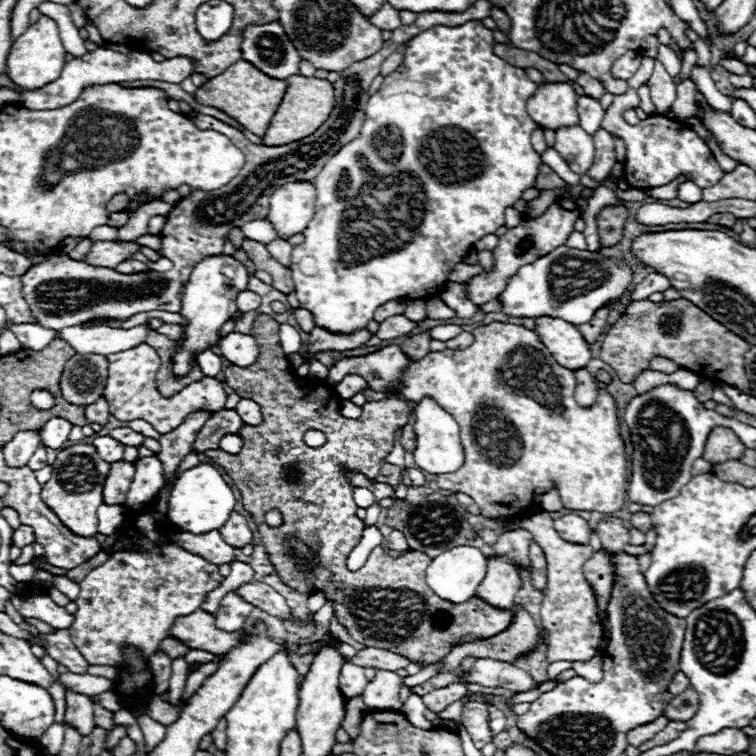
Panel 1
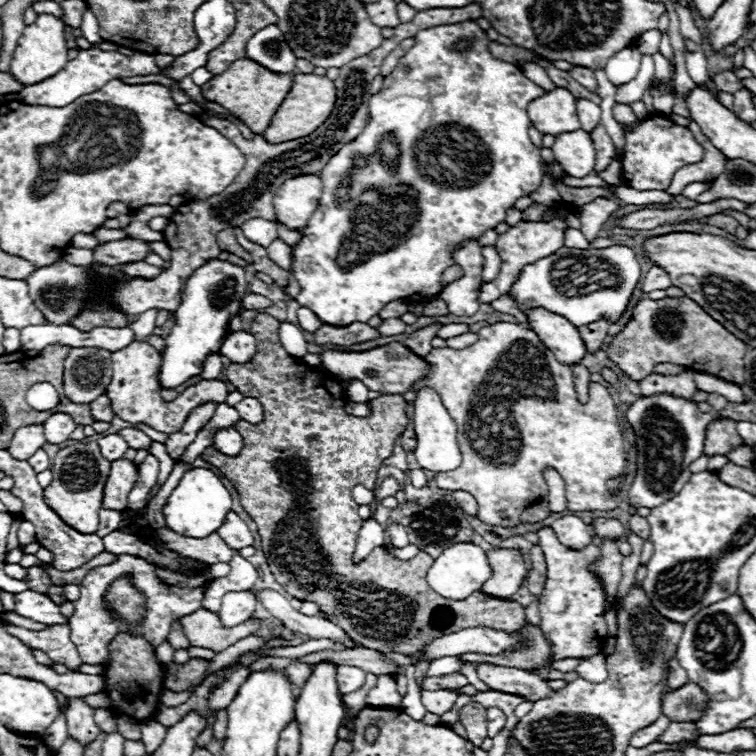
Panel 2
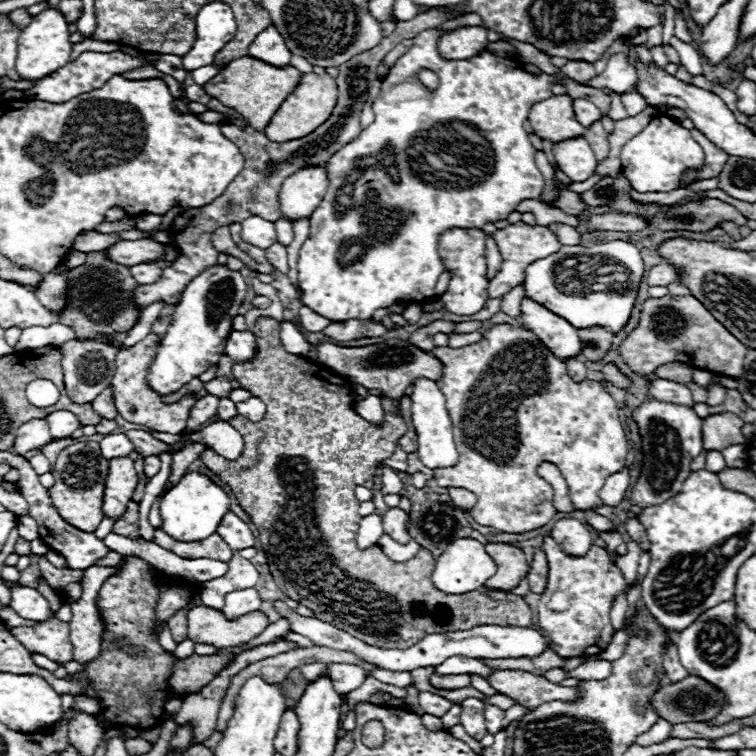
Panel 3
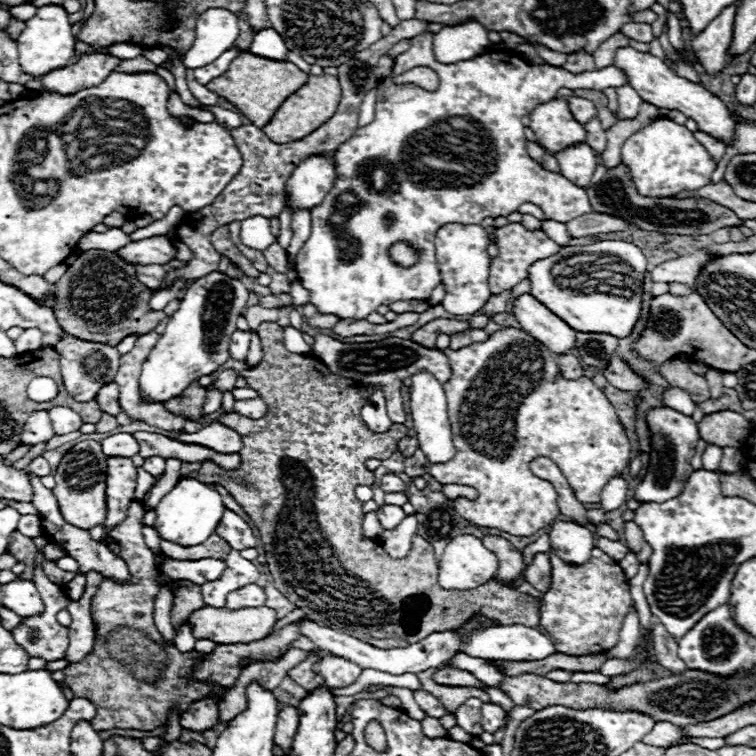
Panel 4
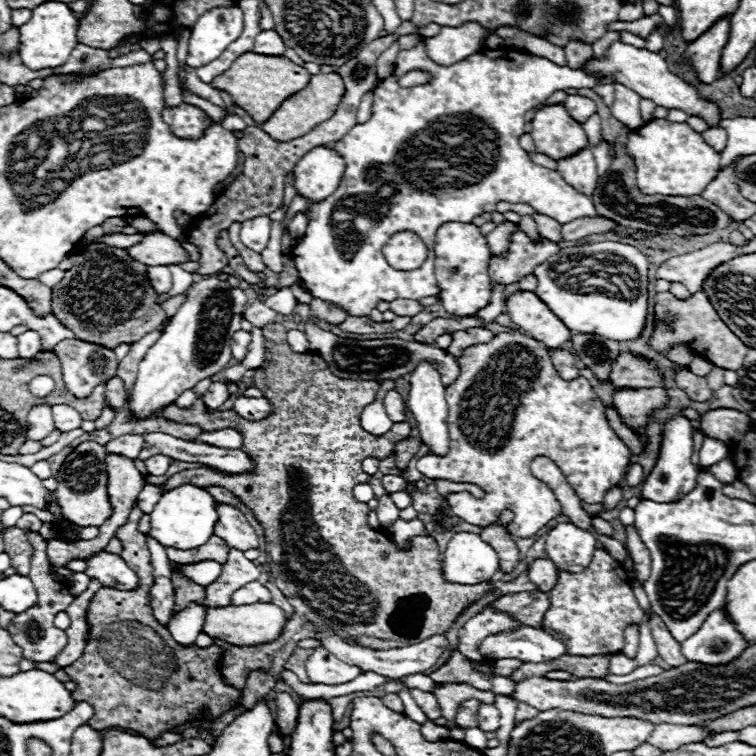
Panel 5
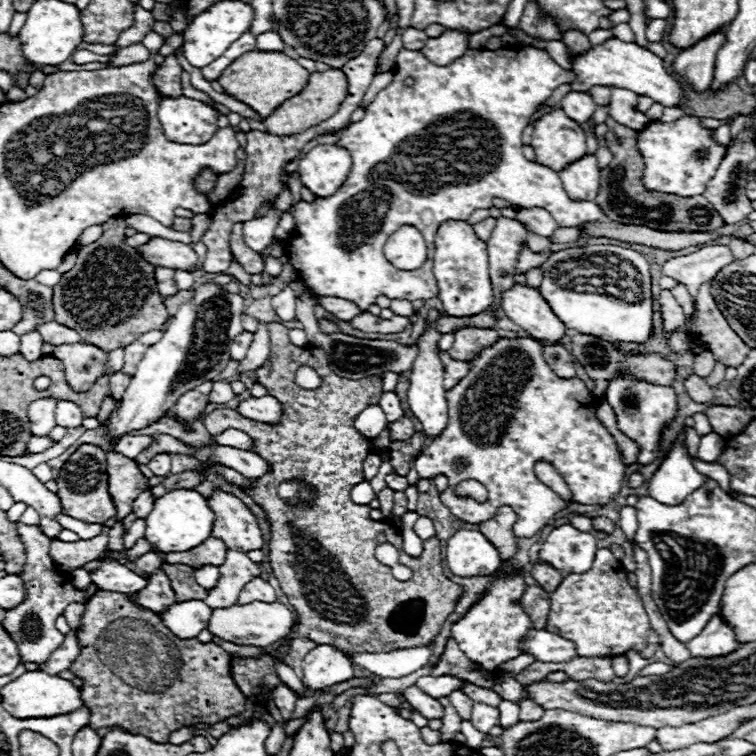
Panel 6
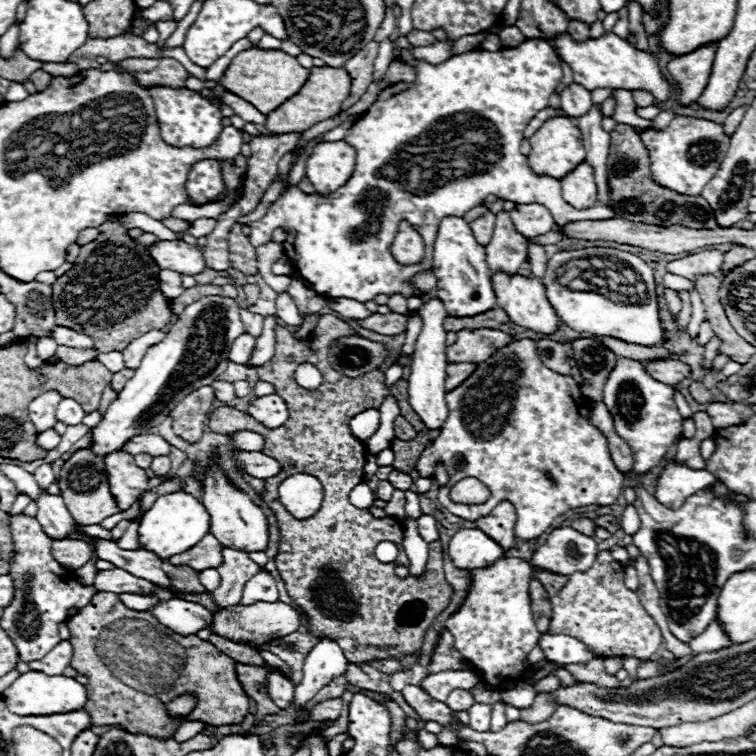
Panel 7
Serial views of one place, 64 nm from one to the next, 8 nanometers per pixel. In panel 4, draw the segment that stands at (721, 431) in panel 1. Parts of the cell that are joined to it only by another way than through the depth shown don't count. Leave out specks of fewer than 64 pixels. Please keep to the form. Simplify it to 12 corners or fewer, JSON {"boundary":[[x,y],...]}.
{"boundary":[[732,410],[706,414],[700,438],[720,448],[744,444],[752,422]]}

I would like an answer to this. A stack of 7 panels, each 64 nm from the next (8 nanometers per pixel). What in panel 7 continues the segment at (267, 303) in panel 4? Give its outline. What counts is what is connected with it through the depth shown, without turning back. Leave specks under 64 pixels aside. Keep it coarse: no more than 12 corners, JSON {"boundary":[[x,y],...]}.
{"boundary":[[292,296],[276,298],[276,316],[292,326],[302,324]]}

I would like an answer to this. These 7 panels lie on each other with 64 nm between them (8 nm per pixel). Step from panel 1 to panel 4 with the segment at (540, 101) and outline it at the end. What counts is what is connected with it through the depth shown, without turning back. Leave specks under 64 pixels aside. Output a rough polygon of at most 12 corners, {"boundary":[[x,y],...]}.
{"boundary":[[566,98],[530,112],[538,144],[552,154],[586,140]]}

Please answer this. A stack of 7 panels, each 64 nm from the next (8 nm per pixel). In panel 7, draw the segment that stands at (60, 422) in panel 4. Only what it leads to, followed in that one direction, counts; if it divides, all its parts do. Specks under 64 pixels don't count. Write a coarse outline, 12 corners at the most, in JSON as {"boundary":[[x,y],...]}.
{"boundary":[[62,398],[56,420],[82,424],[86,414],[76,400]]}

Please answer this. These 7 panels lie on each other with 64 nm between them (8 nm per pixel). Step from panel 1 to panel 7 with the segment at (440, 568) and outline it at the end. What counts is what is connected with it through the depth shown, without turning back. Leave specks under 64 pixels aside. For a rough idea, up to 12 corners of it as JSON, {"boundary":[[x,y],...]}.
{"boundary":[[462,528],[448,556],[458,570],[492,566],[504,550],[482,530]]}

